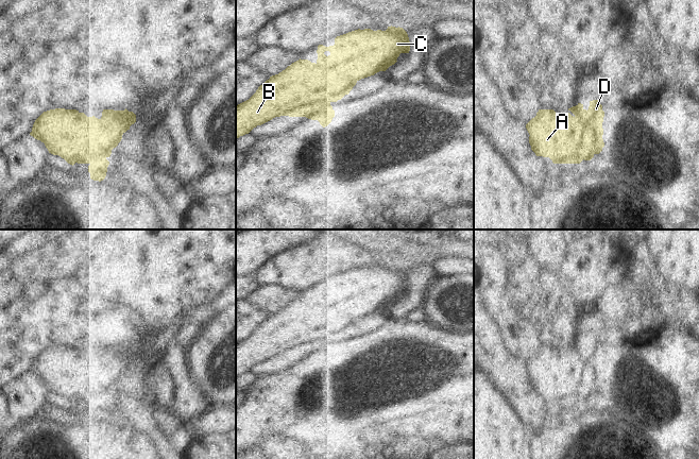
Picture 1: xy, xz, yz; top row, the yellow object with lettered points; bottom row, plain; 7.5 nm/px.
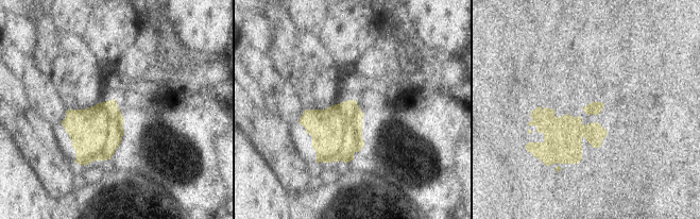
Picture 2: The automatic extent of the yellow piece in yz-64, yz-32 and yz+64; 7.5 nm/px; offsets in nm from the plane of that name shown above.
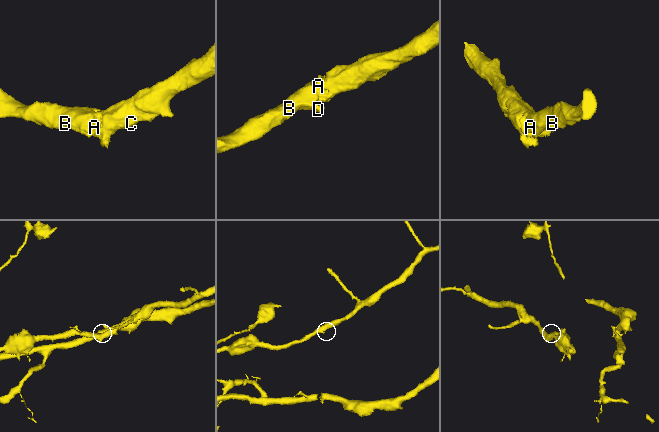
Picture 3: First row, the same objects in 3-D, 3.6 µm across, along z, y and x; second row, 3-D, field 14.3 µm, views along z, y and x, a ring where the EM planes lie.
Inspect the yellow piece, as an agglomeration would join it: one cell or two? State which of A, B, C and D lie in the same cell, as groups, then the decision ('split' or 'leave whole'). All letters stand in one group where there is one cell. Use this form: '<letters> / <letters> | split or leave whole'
A B C D | leave whole

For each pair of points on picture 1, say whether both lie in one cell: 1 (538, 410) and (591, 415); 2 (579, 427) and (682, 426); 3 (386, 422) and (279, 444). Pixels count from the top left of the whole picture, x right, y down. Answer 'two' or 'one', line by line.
1: two
2: two
3: two

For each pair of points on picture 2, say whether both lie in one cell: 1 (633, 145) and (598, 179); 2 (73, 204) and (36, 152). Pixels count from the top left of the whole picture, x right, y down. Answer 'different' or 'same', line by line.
1: different
2: different

